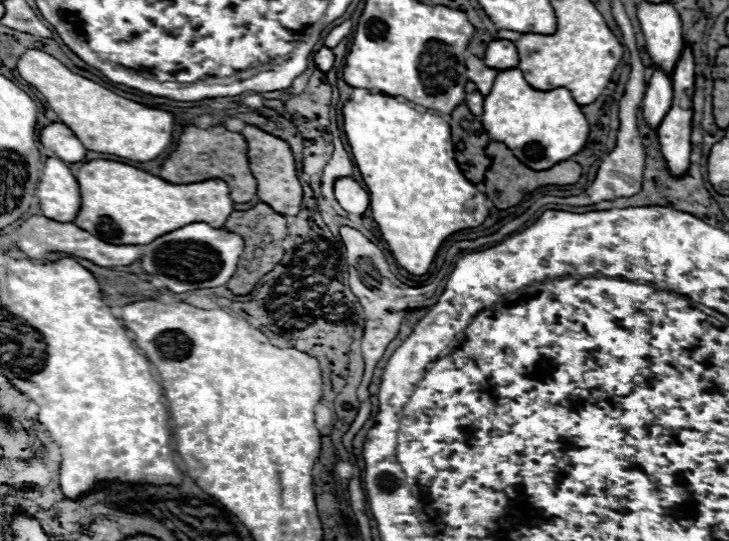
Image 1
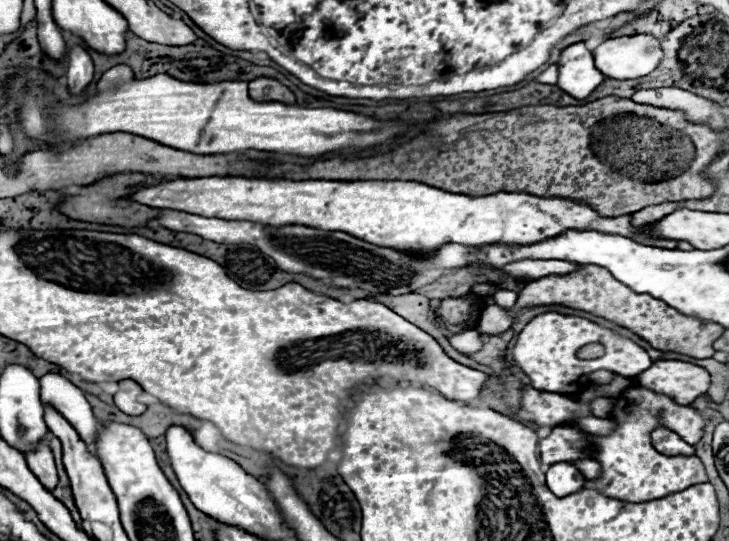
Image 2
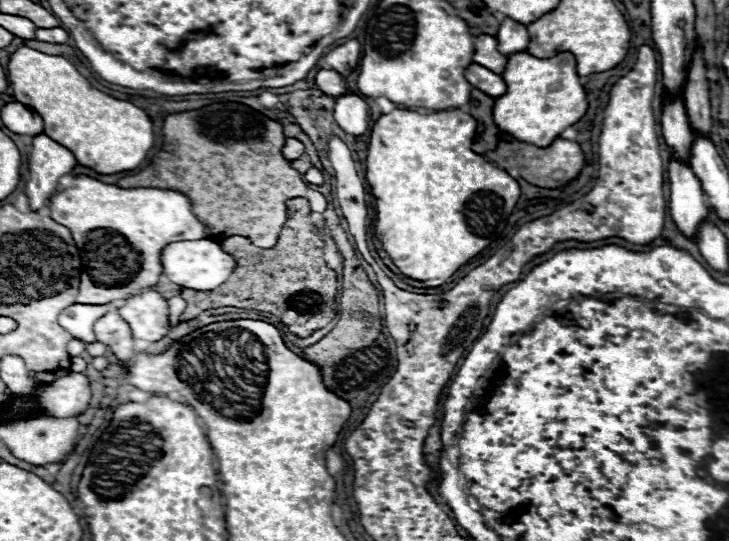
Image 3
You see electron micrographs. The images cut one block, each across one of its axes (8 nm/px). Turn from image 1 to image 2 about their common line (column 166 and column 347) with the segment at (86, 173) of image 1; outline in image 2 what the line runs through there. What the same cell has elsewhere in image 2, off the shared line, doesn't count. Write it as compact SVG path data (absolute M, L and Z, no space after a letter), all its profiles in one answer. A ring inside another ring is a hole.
M212 176L212 178L178 178L158 186L140 188L132 194L132 200L144 202L152 208L172 208L208 218L224 220L250 220L270 226L286 224L304 224L316 226L320 230L344 230L356 238L364 238L376 246L396 248L396 250L414 250L414 252L434 252L446 242L458 242L466 246L484 246L484 244L534 244L544 238L558 236L566 230L598 230L606 234L632 236L636 230L630 226L630 216L620 218L600 218L590 206L584 206L574 200L564 198L540 198L522 192L498 192L490 196L472 198L466 194L452 194L440 188L432 188L412 180L270 180L270 178L244 178L244 176Z

